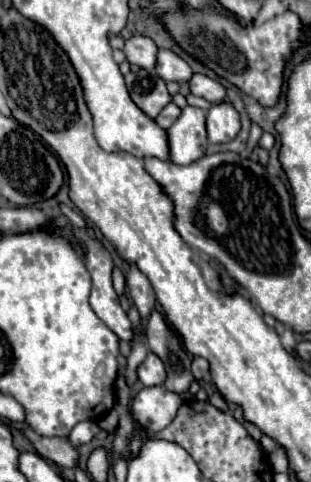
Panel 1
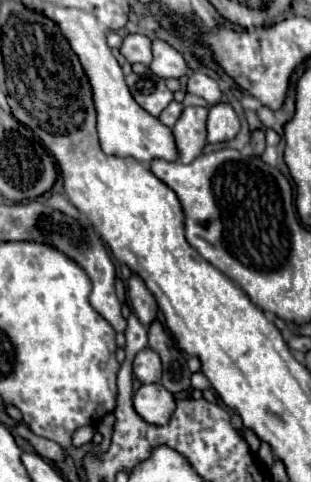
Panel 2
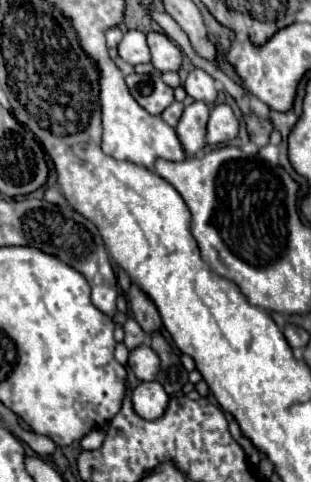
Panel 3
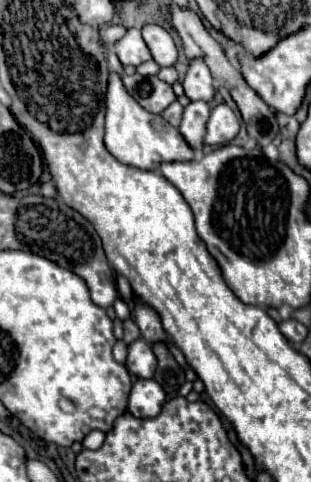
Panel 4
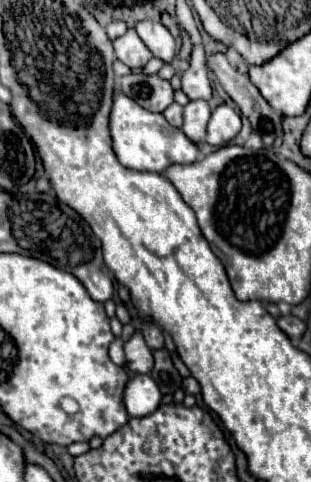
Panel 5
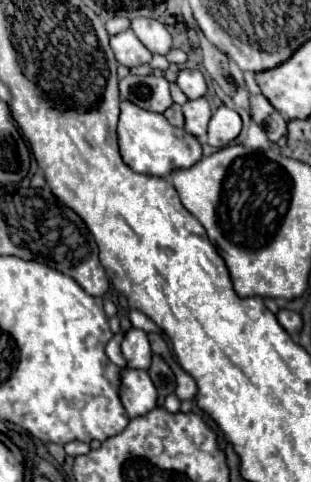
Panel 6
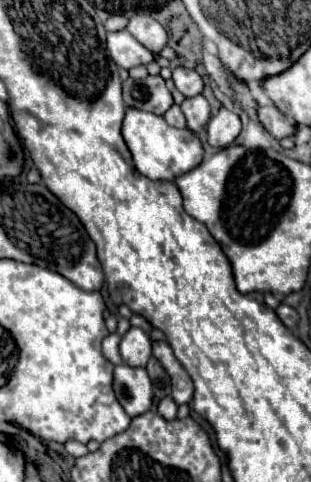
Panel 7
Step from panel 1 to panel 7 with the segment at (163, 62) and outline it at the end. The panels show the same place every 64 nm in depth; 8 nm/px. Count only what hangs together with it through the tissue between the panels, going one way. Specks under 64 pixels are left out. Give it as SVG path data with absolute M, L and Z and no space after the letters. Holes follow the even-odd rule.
M134 14L130 20L128 20L128 26L126 30L142 44L146 46L150 52L158 54L166 42L168 42L168 36L166 36L166 30L150 16L146 14Z

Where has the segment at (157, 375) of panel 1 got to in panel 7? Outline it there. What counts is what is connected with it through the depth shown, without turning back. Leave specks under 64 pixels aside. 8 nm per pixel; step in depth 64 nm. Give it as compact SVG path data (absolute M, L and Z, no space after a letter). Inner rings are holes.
M132 326L120 342L120 354L126 364L132 366L146 366L148 358L152 356L152 344L148 334L142 328Z

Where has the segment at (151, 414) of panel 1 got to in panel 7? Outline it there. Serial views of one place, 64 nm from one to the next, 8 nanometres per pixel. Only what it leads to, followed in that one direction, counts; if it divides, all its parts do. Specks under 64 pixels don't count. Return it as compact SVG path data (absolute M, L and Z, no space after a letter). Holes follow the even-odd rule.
M114 366L114 394L128 416L140 416L152 406L152 382L144 368Z

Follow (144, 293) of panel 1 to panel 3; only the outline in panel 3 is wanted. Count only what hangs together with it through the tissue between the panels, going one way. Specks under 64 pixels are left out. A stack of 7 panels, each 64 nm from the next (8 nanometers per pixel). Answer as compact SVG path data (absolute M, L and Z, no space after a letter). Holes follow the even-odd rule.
M134 284L130 288L130 292L128 292L128 300L130 300L130 308L132 308L132 314L134 314L134 320L142 326L142 330L148 336L152 336L154 332L162 330L162 320L160 320L160 314L156 310L156 306Z

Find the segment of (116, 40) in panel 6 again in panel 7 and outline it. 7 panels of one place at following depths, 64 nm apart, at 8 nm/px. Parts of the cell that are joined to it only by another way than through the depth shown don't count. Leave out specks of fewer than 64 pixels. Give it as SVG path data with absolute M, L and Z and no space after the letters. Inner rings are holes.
M128 30L108 34L108 52L116 62L116 66L126 70L154 60L154 54L148 48L144 48Z

